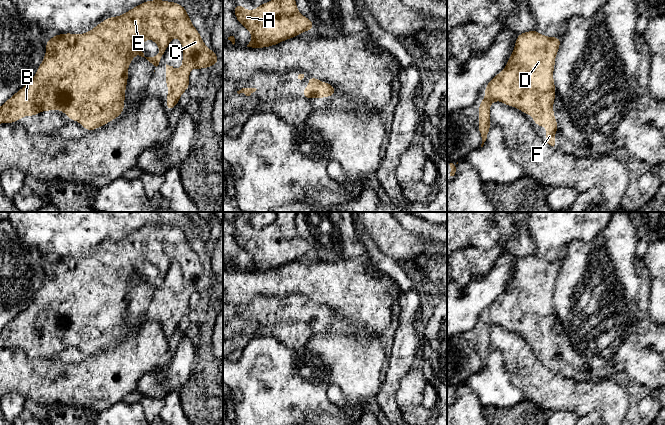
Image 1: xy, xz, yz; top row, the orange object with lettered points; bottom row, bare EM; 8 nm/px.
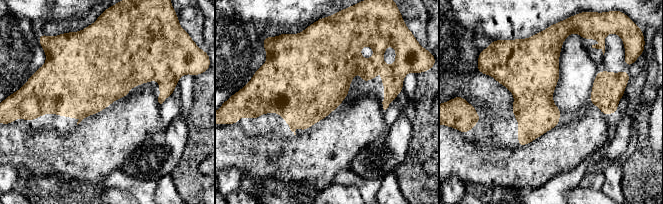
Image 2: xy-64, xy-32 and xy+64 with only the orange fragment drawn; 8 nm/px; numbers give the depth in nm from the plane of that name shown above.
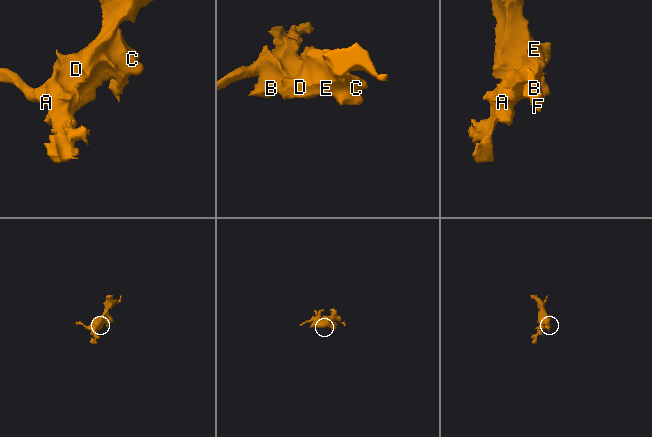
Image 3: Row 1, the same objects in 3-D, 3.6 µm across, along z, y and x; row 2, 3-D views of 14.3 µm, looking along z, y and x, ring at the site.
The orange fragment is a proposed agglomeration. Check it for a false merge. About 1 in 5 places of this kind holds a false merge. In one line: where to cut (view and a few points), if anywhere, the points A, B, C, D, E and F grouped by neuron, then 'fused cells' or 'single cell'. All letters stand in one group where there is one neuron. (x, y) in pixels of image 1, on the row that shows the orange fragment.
cut none; groups A B C D E F; single cell

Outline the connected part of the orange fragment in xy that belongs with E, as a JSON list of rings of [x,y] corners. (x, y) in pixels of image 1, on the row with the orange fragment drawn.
[[[151,0],[121,16],[103,20],[87,33],[54,35],[45,43],[45,57],[34,78],[0,107],[0,124],[17,122],[26,115],[34,117],[42,111],[60,110],[67,118],[81,123],[85,131],[103,127],[124,111],[129,63],[135,54],[145,57],[142,52],[144,40],[152,39],[160,47],[155,57],[145,57],[155,72],[161,68],[159,60],[165,55],[173,37],[180,40],[183,49],[182,68],[177,70],[166,64],[165,70],[168,86],[166,110],[173,110],[182,93],[189,90],[190,71],[193,68],[210,68],[219,63],[219,58],[205,46],[184,6],[176,2]]]

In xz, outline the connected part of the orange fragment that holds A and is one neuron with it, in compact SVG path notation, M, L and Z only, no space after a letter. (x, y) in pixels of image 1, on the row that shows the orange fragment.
M271 0L256 10L245 10L236 3L233 11L238 23L252 35L247 47L274 46L314 29L314 22L298 11L296 0Z

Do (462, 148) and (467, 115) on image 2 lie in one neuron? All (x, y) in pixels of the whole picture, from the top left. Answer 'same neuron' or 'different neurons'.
different neurons

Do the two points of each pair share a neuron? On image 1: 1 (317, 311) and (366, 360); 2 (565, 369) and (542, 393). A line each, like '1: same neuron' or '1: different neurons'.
1: different neurons
2: different neurons

